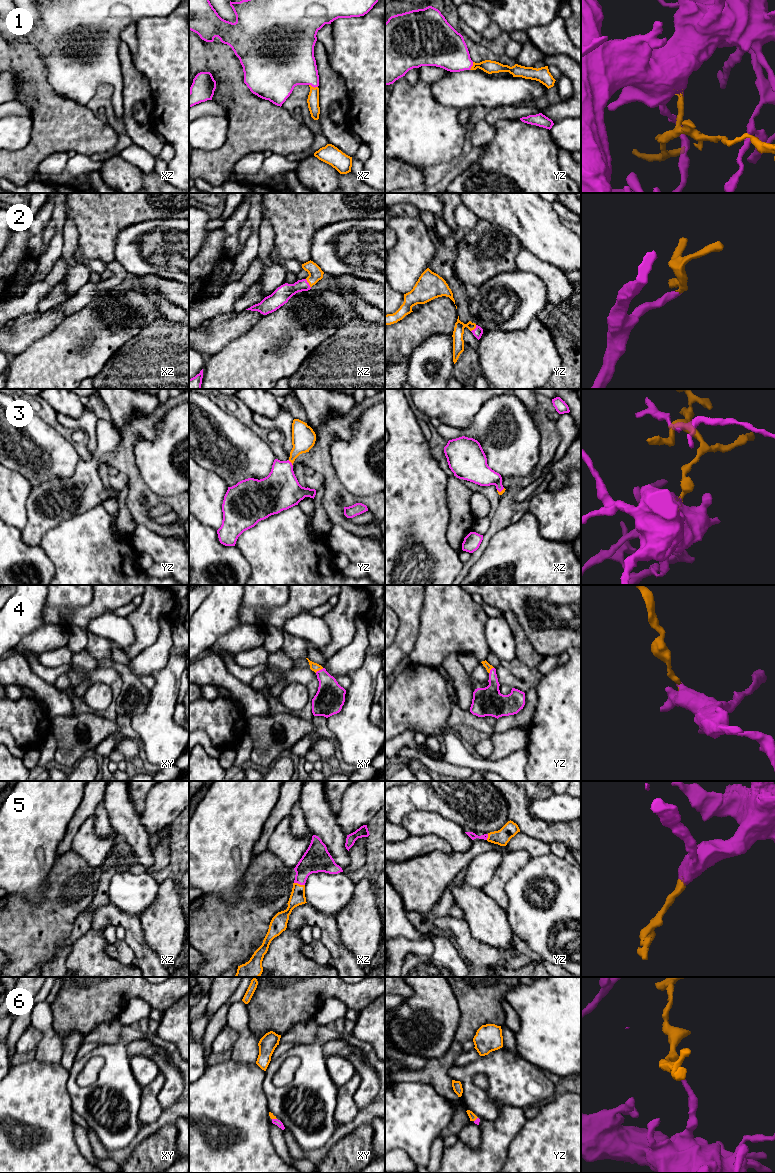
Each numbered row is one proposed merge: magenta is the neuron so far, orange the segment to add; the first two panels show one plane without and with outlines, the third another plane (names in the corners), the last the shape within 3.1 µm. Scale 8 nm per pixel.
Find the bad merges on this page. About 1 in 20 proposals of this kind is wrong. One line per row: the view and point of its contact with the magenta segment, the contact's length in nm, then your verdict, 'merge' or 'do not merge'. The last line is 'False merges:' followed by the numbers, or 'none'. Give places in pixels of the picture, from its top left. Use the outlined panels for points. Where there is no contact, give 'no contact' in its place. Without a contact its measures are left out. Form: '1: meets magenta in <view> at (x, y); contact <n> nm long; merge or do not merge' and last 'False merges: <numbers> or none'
1: meets magenta in xz at (313, 86); contact 80 nm long; merge
2: meets magenta in xz at (308, 283); contact 80 nm long; merge
3: meets magenta in yz at (291, 463); contact 60 nm long; merge
4: meets magenta in xy at (319, 670); contact 80 nm long; merge
5: meets magenta in xz at (299, 883); contact 90 nm long; merge
6: meets magenta in xy at (274, 1119); contact 40 nm long; merge
False merges: none

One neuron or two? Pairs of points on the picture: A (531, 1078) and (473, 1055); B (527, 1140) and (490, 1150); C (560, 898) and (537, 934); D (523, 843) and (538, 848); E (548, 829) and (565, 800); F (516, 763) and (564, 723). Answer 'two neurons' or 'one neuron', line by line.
A: two neurons
B: two neurons
C: one neuron
D: one neuron
E: two neurons
F: two neurons

